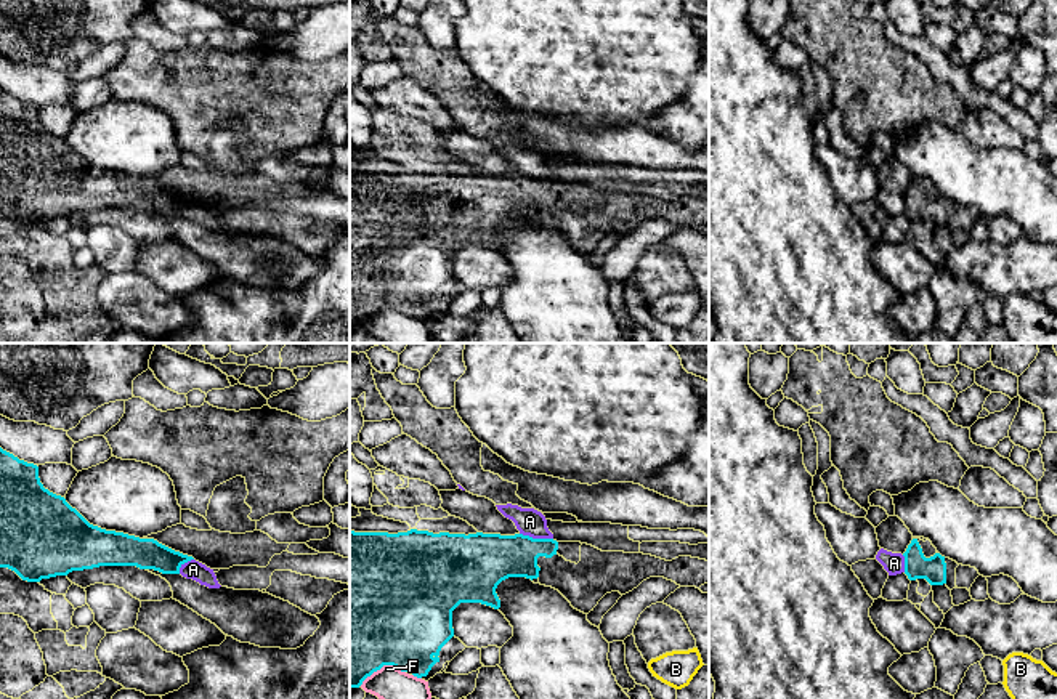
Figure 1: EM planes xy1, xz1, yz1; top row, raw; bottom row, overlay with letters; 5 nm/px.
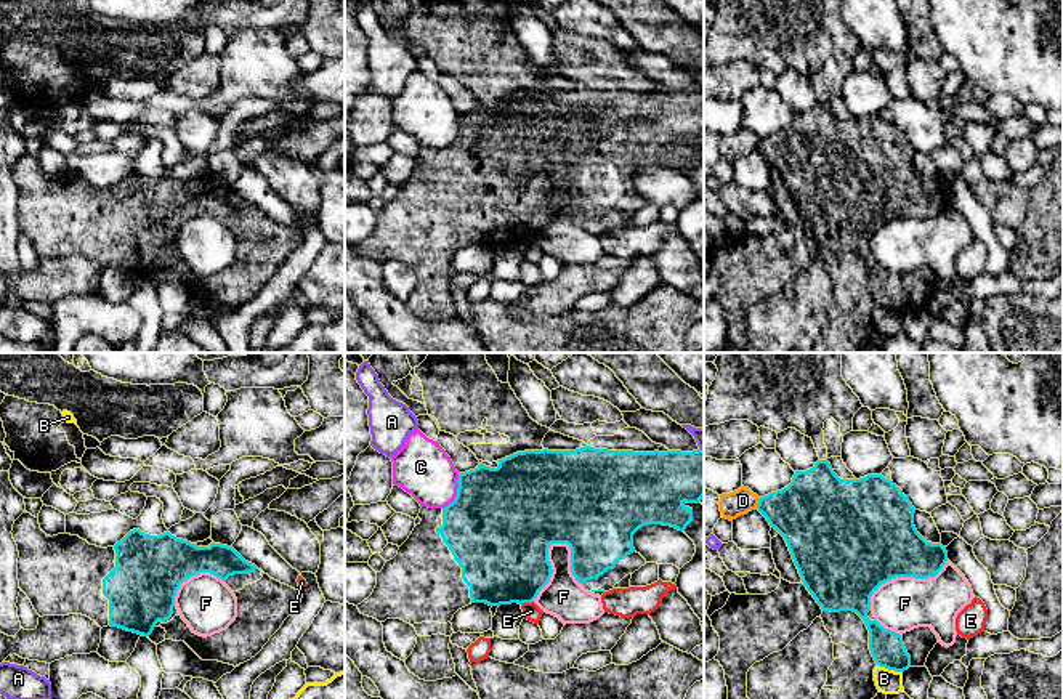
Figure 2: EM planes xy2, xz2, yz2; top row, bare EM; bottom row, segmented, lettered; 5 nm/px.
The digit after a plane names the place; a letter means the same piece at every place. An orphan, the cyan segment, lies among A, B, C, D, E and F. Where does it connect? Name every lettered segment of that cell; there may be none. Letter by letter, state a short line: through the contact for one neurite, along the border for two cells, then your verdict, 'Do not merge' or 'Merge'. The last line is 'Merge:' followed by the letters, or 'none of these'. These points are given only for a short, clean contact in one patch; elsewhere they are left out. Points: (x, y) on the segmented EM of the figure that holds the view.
A: Line: xz1 (520, 533), (530, 537), (552, 539). Do not merge
B: Line: yz2 (877, 664), (901, 672). Do not merge
C: Do not merge
D: Do not merge
E: Line: xz2 (533, 600), (521, 605). Do not merge
F: Do not merge
Merge: none of these

